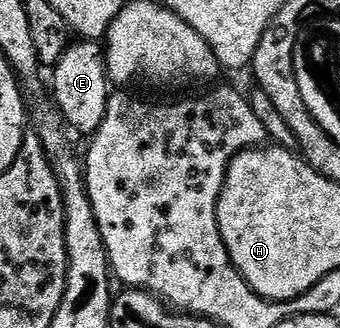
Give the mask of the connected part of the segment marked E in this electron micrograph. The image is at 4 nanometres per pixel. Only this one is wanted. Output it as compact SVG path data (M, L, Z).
M77 39L69 43L66 54L51 69L52 84L50 80L50 92L54 97L54 103L60 119L73 133L81 132L85 138L91 137L102 126L102 118L106 118L106 106L110 95L110 81L108 79L108 65L104 62L104 48L97 41Z

